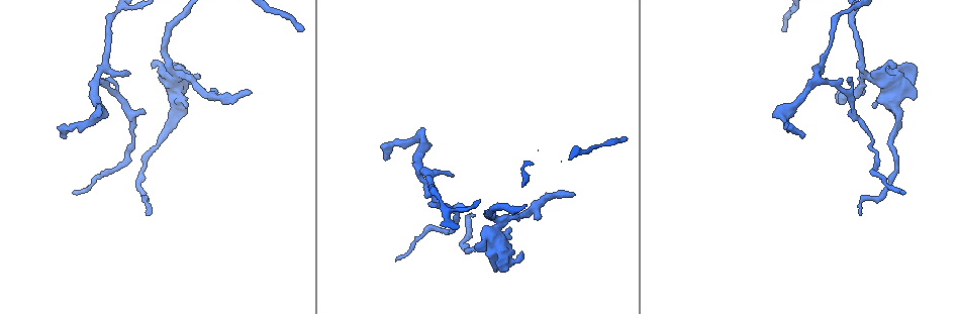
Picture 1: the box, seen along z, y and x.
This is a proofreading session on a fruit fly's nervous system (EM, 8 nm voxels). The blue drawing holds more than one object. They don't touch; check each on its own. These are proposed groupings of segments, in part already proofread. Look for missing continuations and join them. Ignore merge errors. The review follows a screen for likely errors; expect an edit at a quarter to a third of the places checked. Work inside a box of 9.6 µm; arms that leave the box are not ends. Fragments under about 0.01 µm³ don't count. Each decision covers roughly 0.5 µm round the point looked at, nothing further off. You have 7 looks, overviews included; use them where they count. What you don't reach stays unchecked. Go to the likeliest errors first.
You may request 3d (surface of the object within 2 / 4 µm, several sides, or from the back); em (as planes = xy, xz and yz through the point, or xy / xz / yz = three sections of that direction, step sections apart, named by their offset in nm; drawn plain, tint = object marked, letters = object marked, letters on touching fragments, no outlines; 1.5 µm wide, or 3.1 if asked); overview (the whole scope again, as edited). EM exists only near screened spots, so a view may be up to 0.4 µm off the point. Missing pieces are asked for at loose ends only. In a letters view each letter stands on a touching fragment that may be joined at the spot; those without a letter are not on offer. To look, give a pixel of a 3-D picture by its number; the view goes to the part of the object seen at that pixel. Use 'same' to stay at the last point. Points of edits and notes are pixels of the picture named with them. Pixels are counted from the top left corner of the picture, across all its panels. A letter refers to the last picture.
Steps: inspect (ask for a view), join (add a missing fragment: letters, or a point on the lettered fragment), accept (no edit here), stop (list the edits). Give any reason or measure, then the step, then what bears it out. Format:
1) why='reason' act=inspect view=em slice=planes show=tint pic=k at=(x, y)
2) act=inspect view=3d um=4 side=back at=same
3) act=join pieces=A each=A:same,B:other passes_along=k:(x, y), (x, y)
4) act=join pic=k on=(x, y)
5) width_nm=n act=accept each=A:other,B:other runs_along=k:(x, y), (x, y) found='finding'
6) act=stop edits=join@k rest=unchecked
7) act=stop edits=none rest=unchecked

why='long arm stops here' act=inspect view=em slice=planes show=letters pic=1 at=(471, 215)

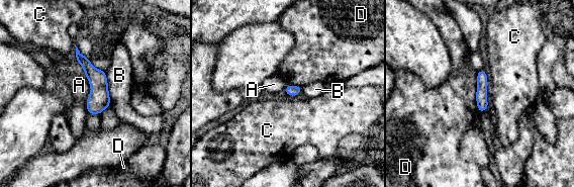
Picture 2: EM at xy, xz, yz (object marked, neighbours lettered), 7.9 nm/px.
act=accept each=A:other,B:other,C:other,D:other border=2:(84, 75), (90, 87), (88, 96) found='no lettered fragment goes on from it'

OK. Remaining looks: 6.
why='branch stops here' act=inspect view=3d um=4 pic=1 at=(198, 75)

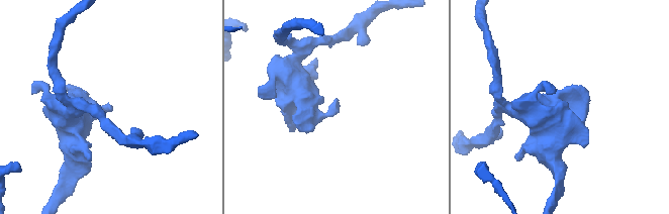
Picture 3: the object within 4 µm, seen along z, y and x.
act=inspect view=em slice=planes show=letters pic=3 at=(108, 105)

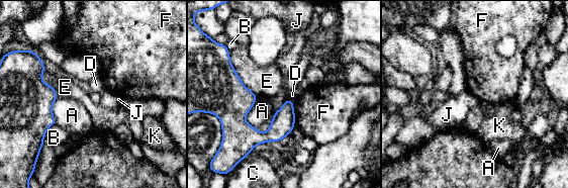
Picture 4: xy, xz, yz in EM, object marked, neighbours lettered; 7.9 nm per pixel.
width_nm=190 act=accept each=A:other,B:other,C:other,D:other,E:other,F:other,J:other,K:other border=4:(292, 101), (295, 122) found='no lettered fragment goes on from it'

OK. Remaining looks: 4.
act=inspect view=em slice=planes show=plain pic=1 at=(144, 112)

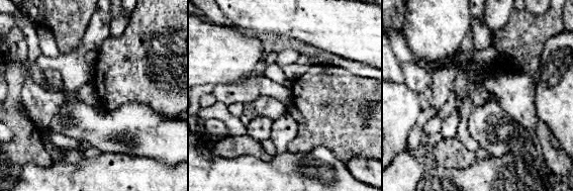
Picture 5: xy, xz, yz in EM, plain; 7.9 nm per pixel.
act=inspect view=em slice=planes show=letters at=same

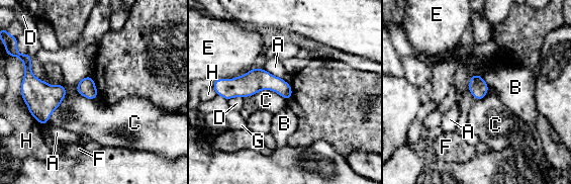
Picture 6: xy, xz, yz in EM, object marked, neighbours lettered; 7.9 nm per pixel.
longest_contact=E:320nm act=accept each=A:other,B:other,C:other,D:other,E:other,F:other,G:other,H:other runs_along=6:(224, 85), (277, 84), (289, 93) found='none of them fits'

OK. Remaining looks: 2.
act=stop edits=none rest=unchecked

